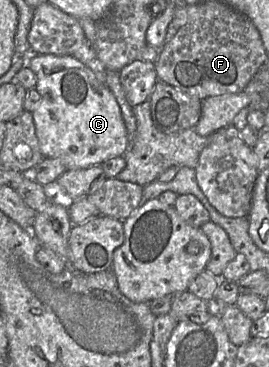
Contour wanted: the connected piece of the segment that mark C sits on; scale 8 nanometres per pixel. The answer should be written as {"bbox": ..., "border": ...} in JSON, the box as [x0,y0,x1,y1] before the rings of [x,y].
{"bbox":[27,54,129,170],"border":[[[31,54],[27,59],[27,66],[37,76],[35,88],[41,96],[32,116],[44,158],[58,159],[67,170],[76,170],[101,165],[108,159],[124,156],[129,149],[129,140],[120,107],[111,90],[88,67],[73,56],[53,54]]]}

